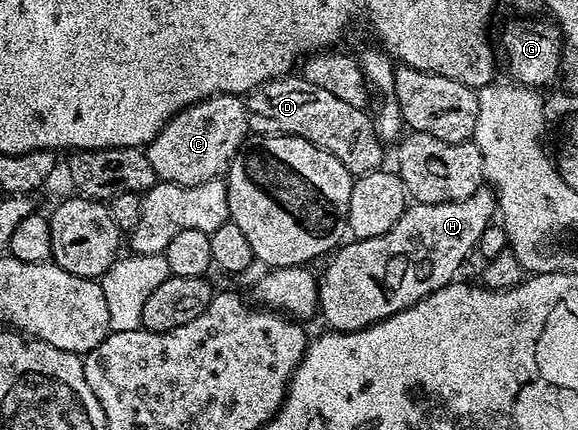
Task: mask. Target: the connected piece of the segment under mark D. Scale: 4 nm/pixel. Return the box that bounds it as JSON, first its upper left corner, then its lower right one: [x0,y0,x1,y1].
[244,75,386,173]

